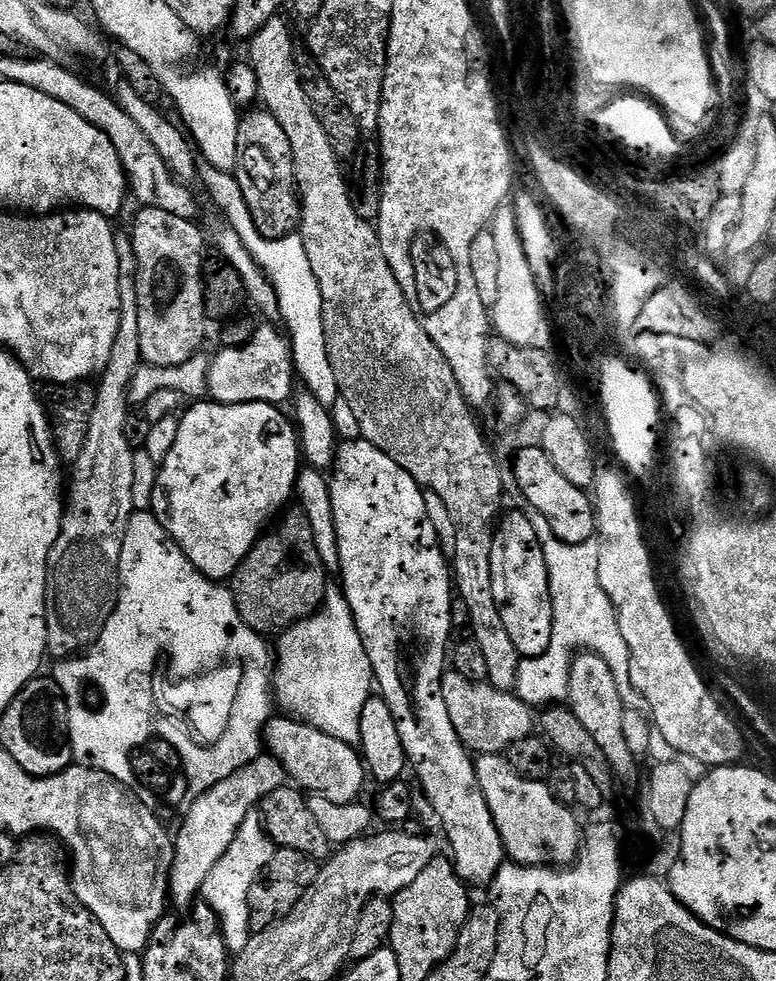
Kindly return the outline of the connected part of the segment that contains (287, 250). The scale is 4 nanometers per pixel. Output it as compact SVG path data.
M200 162L196 166L199 183L204 183L209 196L216 203L218 211L224 215L223 223L242 238L242 246L250 250L254 262L268 276L278 294L281 319L288 326L292 345L292 362L299 383L315 398L319 404L332 406L337 397L338 378L334 378L334 369L330 367L330 354L326 354L326 326L322 322L322 290L318 290L318 278L314 278L314 270L310 270L310 258L306 258L304 239L298 234L283 236L277 240L266 238L254 226L254 218L242 198L242 186L238 186L235 175L223 172L214 166Z

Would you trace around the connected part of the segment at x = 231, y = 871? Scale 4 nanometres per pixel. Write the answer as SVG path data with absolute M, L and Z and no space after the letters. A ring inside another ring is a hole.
M252 813L241 824L240 838L233 839L206 878L202 893L203 903L211 906L220 920L220 929L229 953L235 954L246 950L250 935L250 917L248 915L248 895L257 880L258 874L270 862L275 852L275 844L267 837L263 821ZM242 838L242 840L240 840Z

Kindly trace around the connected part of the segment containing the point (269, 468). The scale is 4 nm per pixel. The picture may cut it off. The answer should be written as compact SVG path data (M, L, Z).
M204 402L193 403L196 405L185 416L181 415L179 417L178 438L174 438L174 447L171 448L170 454L166 454L166 458L159 461L158 464L160 473L158 474L158 482L154 486L154 498L152 499L150 511L165 528L166 534L178 544L183 554L186 554L193 566L205 578L210 581L228 582L231 581L232 575L235 574L240 563L246 558L246 554L250 554L252 547L255 546L265 529L269 527L273 517L285 507L283 504L288 499L290 501L293 499L296 491L296 477L299 476L302 467L300 437L295 423L289 417L288 420L284 417L285 409L283 407L267 404L266 402L246 402L245 404L200 403Z

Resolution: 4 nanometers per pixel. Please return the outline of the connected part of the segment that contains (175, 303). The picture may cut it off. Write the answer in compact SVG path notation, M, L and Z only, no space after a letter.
M141 207L139 211L140 213L137 214L136 221L133 222L132 228L130 227L130 235L132 245L134 246L134 254L138 258L136 281L138 282L138 342L142 342L140 359L143 363L162 366L163 368L182 366L182 362L186 362L190 357L197 355L203 349L200 347L204 344L204 327L210 324L208 311L204 309L204 261L206 259L204 240L206 244L206 236L200 233L199 223L196 220L178 218L178 214L170 214L167 210L158 210L157 208Z

